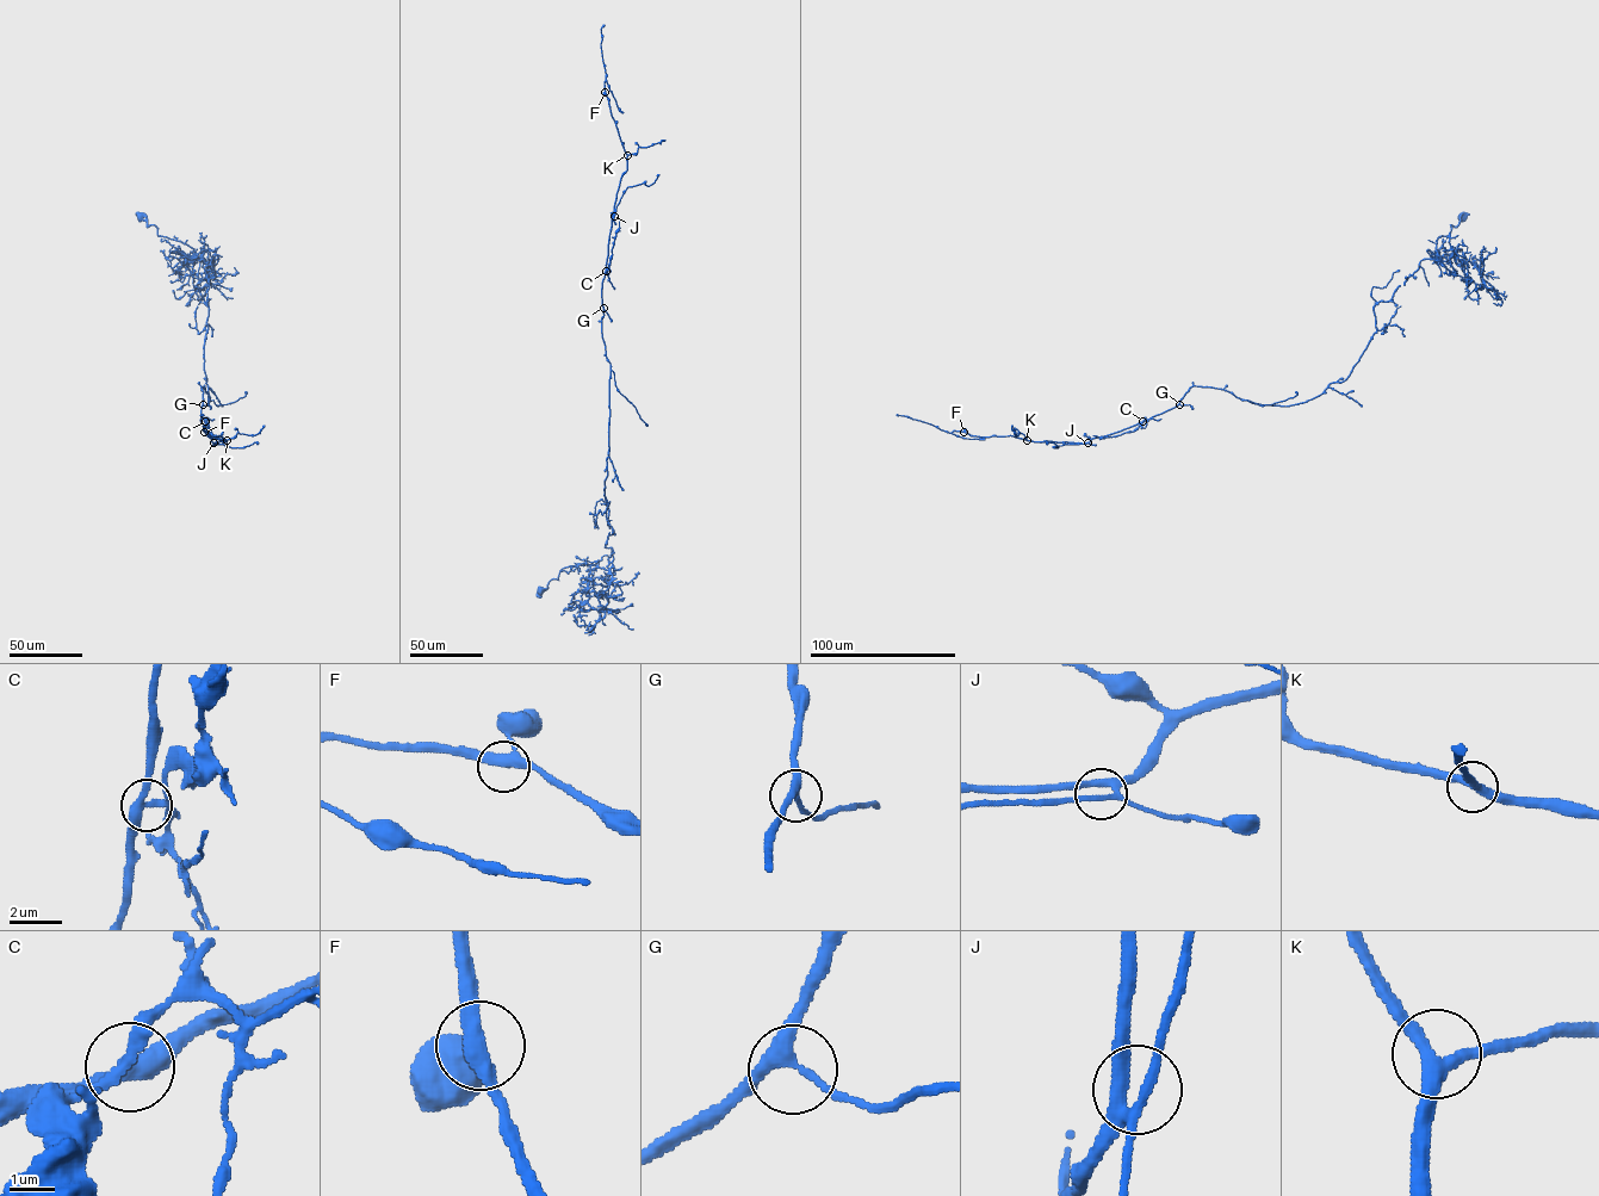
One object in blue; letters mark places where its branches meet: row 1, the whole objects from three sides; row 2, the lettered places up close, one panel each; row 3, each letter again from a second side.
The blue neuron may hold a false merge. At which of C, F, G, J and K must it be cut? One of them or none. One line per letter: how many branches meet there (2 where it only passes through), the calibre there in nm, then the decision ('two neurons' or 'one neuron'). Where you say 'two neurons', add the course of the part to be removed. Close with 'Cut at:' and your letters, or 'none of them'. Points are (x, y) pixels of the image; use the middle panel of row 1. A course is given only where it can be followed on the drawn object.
C: 4 | 320 nm | two neurons | (606, 272), (619, 221)
F: 3 | 340 nm | one neuron
G: 3 | 280 nm | one neuron
J: 4 | 180 nm | one neuron
K: 3 | 320 nm | one neuron
Cut at: C

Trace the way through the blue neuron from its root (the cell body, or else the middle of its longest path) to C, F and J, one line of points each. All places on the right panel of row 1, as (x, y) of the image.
C: (1463, 216), (1436, 240), (1442, 262), (1423, 259), (1376, 303), (1345, 379), (1285, 406), (1192, 386), (1144, 421)
F: (1463, 216), (1442, 262), (1376, 303), (1350, 376), (1306, 402), (1192, 386), (1088, 442), (964, 432)
J: (1463, 216), (1436, 240), (1442, 262), (1423, 259), (1376, 303), (1345, 379), (1285, 406), (1192, 386), (1088, 442)

